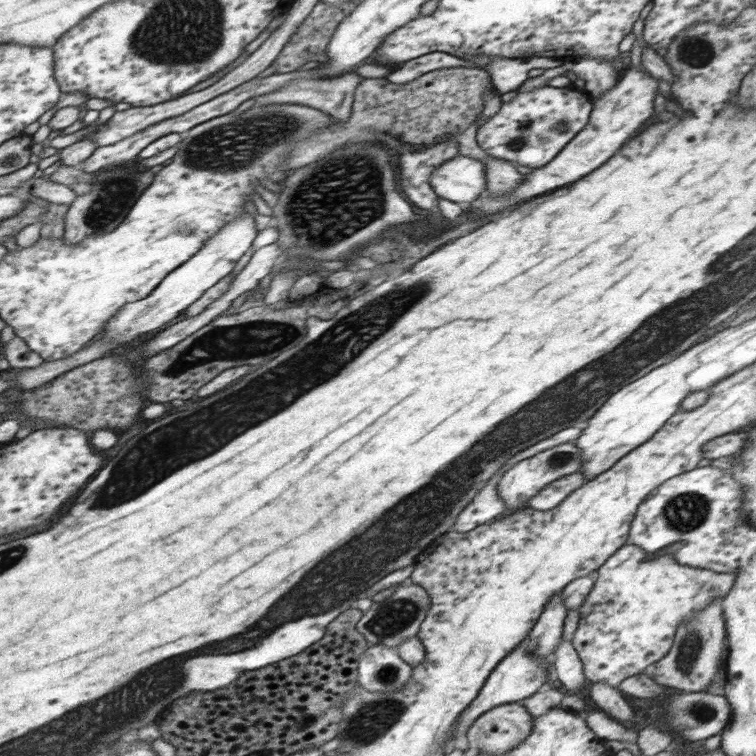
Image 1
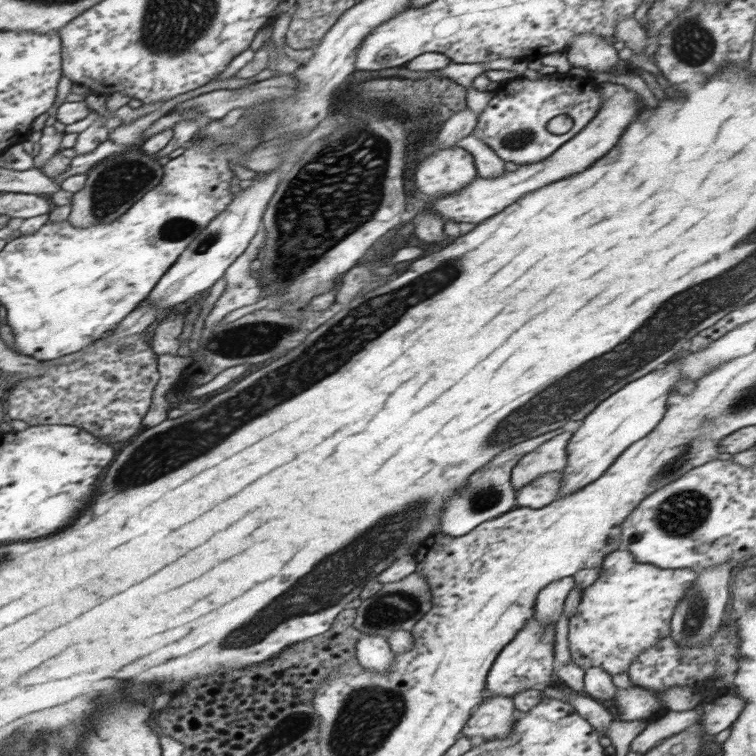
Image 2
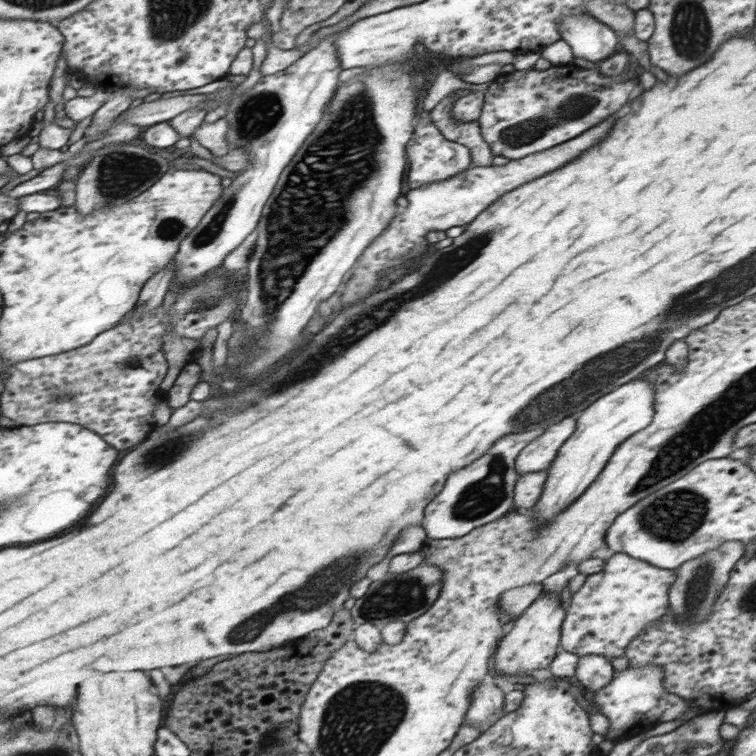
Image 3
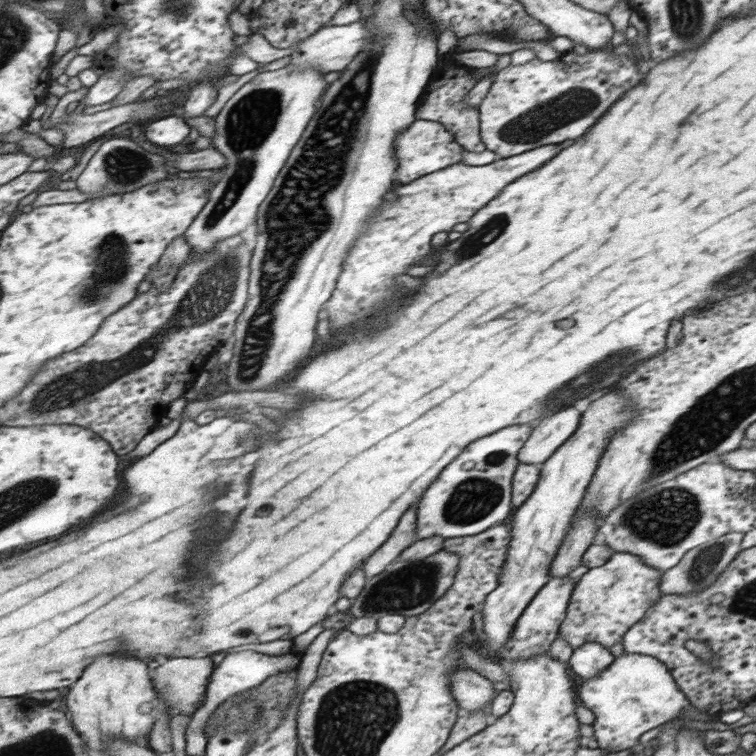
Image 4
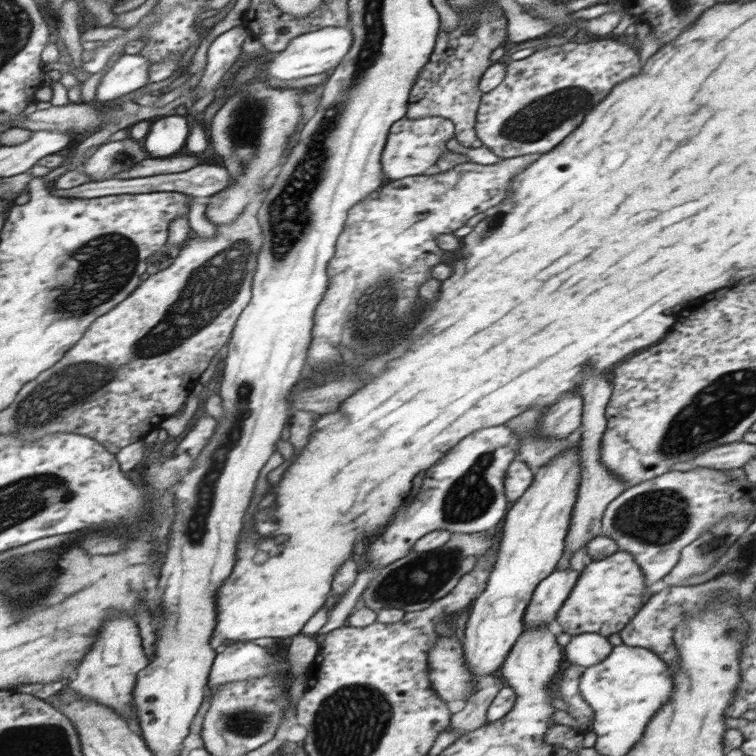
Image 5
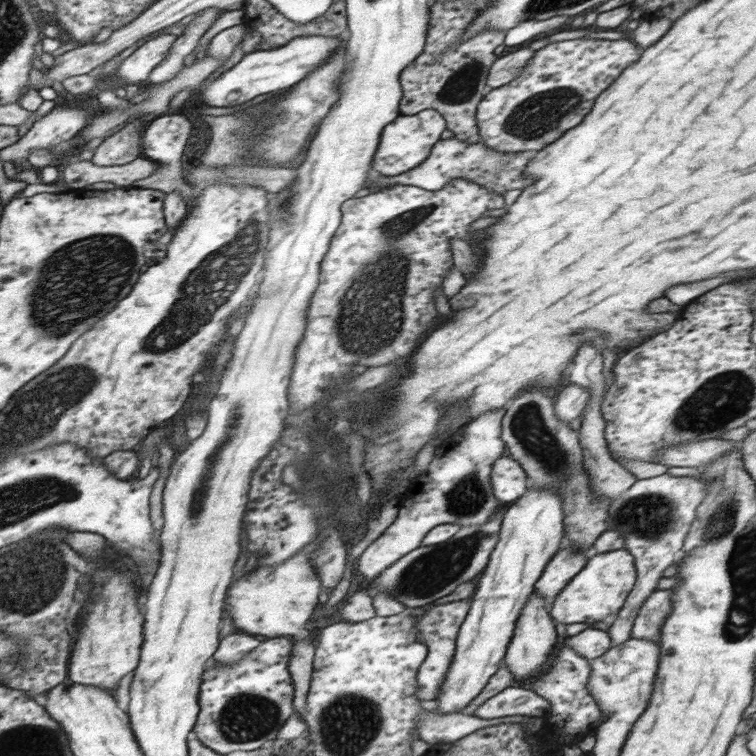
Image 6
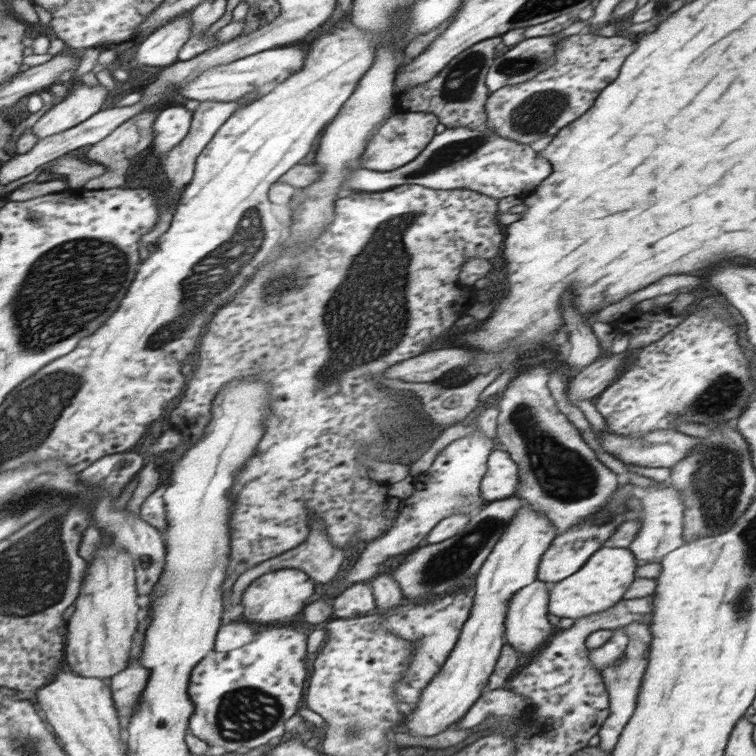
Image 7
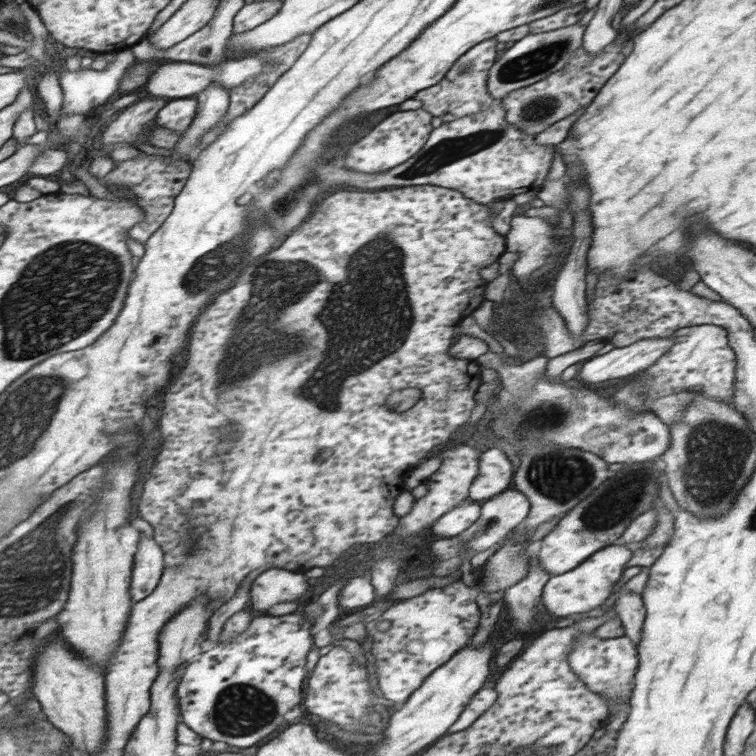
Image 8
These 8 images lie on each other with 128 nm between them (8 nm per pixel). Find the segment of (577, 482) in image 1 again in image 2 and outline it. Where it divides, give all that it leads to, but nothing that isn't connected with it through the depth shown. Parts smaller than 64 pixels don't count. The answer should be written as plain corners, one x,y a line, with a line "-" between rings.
550,472
535,478
516,492
516,506
540,509
558,499
562,472

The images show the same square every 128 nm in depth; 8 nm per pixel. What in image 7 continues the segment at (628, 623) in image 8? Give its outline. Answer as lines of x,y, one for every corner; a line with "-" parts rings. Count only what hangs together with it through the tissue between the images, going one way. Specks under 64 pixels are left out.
634,621
624,627
624,632
628,634
628,644
624,652
624,656
620,661
608,668
602,670
603,689
609,697
609,716
600,728
598,735
600,736
599,747
602,750
612,752
618,743
618,738
625,725
630,721
638,701
638,691
640,691
640,683
642,683
642,675
646,671
648,665
648,653
650,653
650,641
652,634
649,625

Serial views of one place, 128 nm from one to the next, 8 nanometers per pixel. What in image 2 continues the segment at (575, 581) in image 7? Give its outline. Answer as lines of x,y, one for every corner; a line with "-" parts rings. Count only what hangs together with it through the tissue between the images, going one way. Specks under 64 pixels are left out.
616,549
605,556
602,574
582,590
581,600
569,619
568,650
572,661
584,669
604,667
606,673
626,673
630,663
646,648
671,635
670,618
680,596
694,582
690,568
660,570
636,562
630,550

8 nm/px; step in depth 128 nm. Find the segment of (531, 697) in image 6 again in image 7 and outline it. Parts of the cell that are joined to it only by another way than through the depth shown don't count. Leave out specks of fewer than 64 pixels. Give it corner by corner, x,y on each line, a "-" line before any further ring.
506,688
491,690
480,695
468,713
457,723
457,728
472,729
488,716
521,717
528,707
528,700
522,694
514,694

